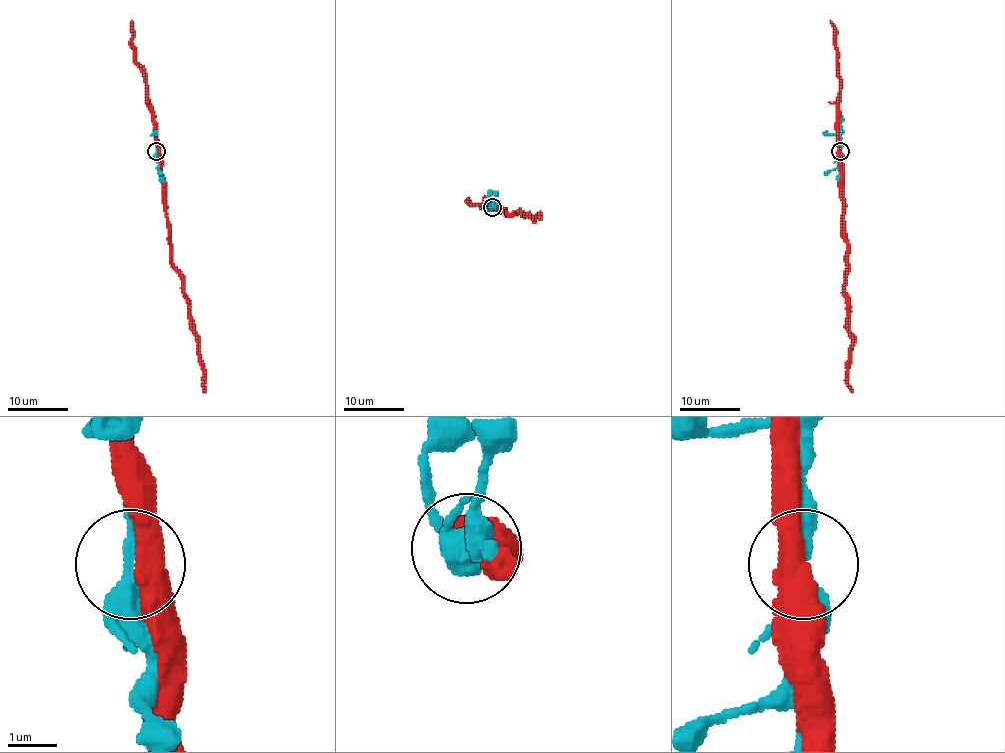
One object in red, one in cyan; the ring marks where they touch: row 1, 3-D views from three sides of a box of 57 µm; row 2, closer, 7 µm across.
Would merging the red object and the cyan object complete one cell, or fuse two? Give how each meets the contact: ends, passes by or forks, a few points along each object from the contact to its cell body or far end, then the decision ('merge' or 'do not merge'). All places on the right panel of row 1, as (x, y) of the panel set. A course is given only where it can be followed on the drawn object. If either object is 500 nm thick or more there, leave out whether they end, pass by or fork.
red via (841, 152), (842, 227), (847, 244), (847, 329), (851, 336), (848, 388), (853, 392) | cyan via (841, 152), (841, 114) | merge

